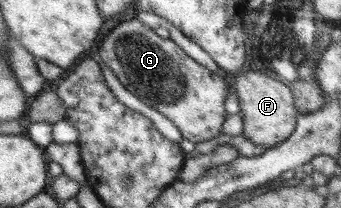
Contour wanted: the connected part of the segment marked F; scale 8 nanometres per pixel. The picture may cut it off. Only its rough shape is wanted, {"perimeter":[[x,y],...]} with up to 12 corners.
{"perimeter":[[259,71],[236,75],[243,135],[268,148],[294,131],[291,89]]}

